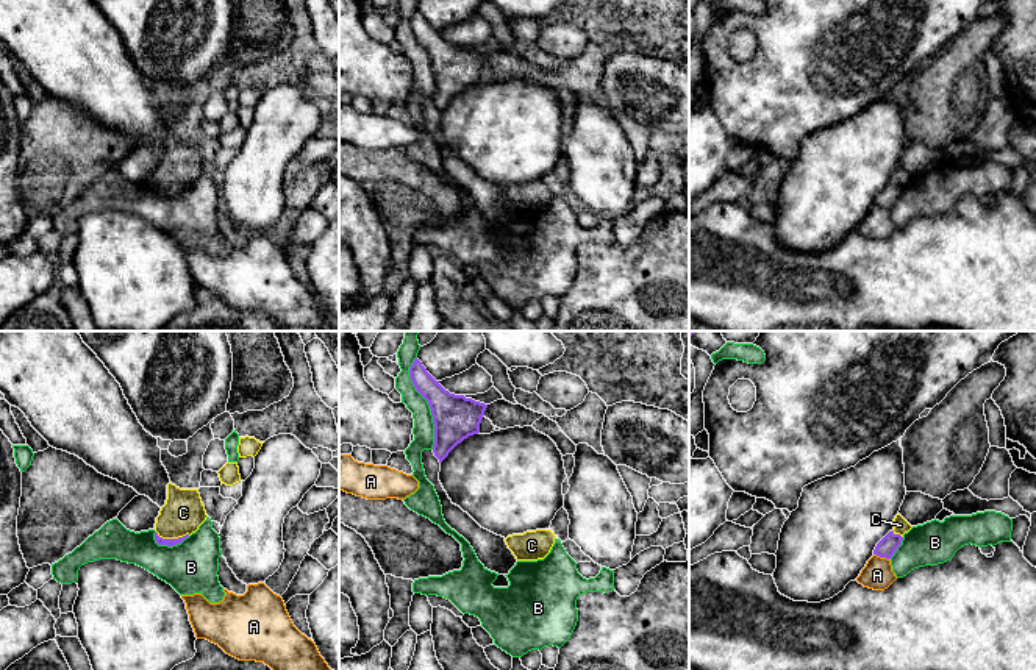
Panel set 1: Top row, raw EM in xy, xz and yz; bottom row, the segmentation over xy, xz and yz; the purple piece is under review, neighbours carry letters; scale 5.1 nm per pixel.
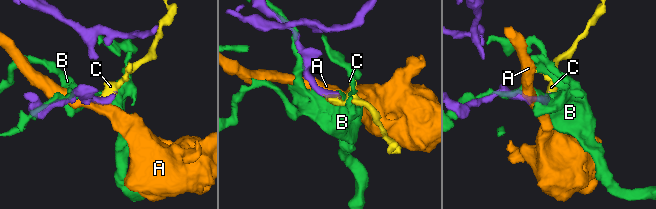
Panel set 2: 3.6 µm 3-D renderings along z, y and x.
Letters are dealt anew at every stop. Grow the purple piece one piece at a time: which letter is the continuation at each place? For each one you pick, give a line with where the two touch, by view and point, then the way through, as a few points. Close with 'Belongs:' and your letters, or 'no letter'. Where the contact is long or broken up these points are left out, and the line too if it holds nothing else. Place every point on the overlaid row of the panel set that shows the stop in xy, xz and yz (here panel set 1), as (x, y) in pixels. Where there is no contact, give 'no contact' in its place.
C: meets purple in xy at (172, 539); runs through xy (160, 541), (172, 539), (172, 525), (183, 513)
Belongs: C

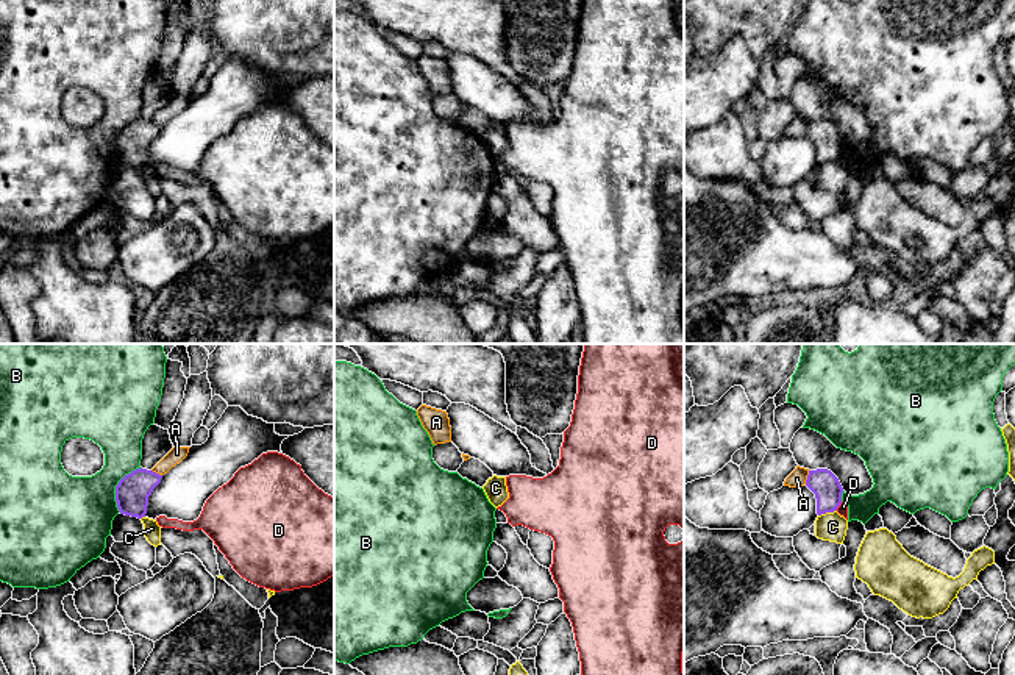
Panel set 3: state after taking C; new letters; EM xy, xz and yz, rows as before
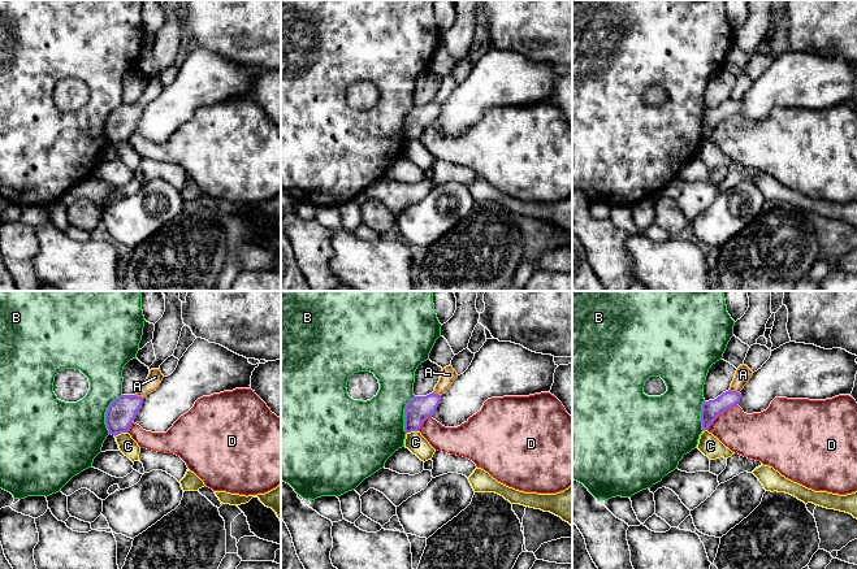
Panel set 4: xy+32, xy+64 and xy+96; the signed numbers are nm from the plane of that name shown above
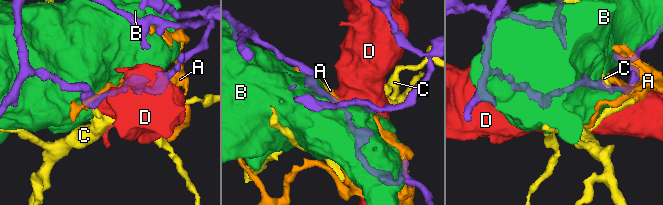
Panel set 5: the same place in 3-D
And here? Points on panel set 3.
Belongs: no letter

